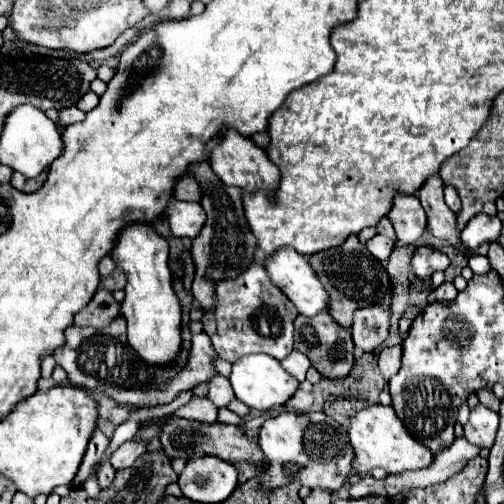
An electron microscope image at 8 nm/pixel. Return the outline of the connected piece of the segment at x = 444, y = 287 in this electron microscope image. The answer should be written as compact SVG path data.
M446 281L434 291L434 297L436 297L436 301L440 301L440 303L450 303L452 299L456 299L456 295L458 295L456 287L454 287L452 283L446 283Z

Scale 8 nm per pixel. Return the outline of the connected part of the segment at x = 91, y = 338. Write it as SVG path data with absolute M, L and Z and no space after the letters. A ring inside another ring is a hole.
M116 317L110 325L106 327L68 327L66 329L66 345L58 347L54 351L56 363L68 373L68 379L84 387L92 393L102 393L110 399L114 399L120 405L132 405L134 409L148 409L156 405L166 405L174 401L182 391L190 391L196 385L204 383L206 379L214 377L214 361L216 351L212 349L210 337L206 333L192 335L192 347L188 353L188 363L186 367L176 373L172 381L166 381L160 385L152 383L152 377L148 373L148 363L142 363L140 355L130 347L128 337L126 337L126 319Z

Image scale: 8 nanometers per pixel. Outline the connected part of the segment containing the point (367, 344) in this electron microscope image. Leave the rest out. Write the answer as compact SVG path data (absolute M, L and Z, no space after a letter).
M384 297L378 305L356 311L352 325L352 339L360 351L374 351L388 337L390 297Z

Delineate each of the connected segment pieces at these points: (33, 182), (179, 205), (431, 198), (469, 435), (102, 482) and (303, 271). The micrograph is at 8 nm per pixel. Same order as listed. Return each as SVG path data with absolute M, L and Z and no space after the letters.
M44 169L38 177L34 177L34 179L24 179L22 175L20 175L20 179L22 181L10 181L16 189L20 189L20 191L24 191L24 193L32 193L32 191L36 191L36 189L40 189L42 187L42 183L44 183L44 179L46 179L46 175L48 175L48 171Z
M170 199L166 211L164 211L164 217L170 225L170 231L174 237L190 237L194 239L204 221L206 221L206 215L204 215L204 209L194 203L194 201L176 201L176 199Z
M432 175L418 191L418 199L428 217L428 231L438 239L448 241L452 247L462 249L462 241L456 233L456 213L452 213L444 203L442 189L444 183L440 175Z
M476 405L470 409L470 419L464 425L464 437L478 447L492 447L498 431L498 413L486 409L484 405Z
M104 461L102 467L100 467L100 471L98 471L98 485L100 485L100 487L106 487L108 483L112 483L114 473L116 473L114 467L112 467L108 461Z
M282 247L272 259L264 261L264 267L272 283L296 305L300 315L312 317L320 311L328 311L328 291L324 291L324 285L316 279L308 257L298 255L292 247Z

